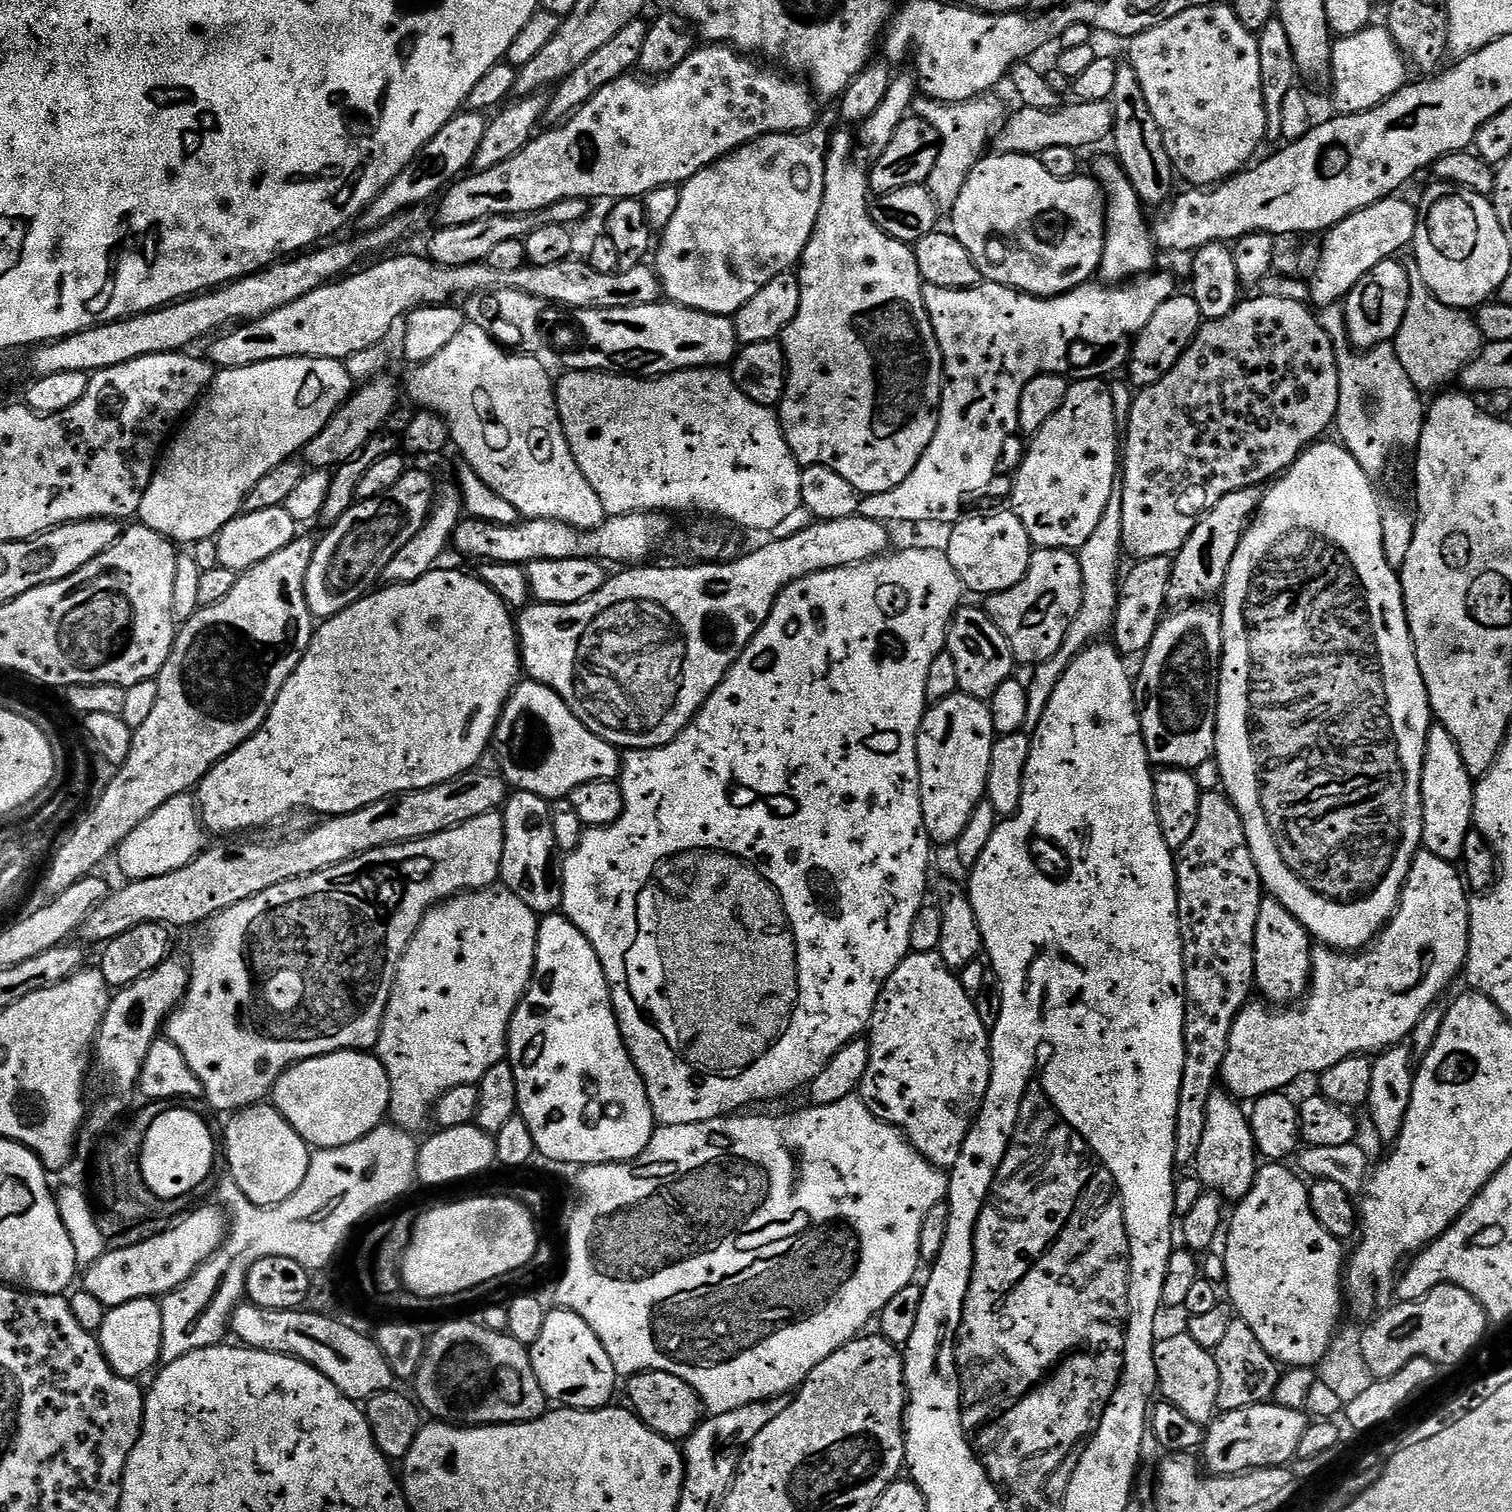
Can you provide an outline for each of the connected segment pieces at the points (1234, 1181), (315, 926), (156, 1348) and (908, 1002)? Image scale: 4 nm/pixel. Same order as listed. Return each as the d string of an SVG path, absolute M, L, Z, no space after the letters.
M1217 1090L1210 1094L1210 1102L1206 1102L1206 1130L1202 1133L1202 1142L1198 1146L1198 1154L1194 1161L1196 1176L1204 1183L1205 1189L1219 1192L1225 1201L1238 1202L1254 1186L1254 1178L1258 1171L1258 1153L1252 1137L1252 1122L1245 1105L1227 1090Z
M499 811L487 812L478 818L470 818L470 822L457 828L427 836L425 840L408 840L405 844L375 848L366 854L356 856L353 860L315 872L306 878L294 878L290 882L270 886L270 890L262 890L262 894L254 894L254 898L246 898L207 921L208 937L192 952L188 991L185 992L179 1008L166 1021L166 1039L174 1042L174 1046L178 1046L190 1070L194 1070L204 1091L203 1099L208 1100L209 1106L217 1108L220 1112L235 1114L241 1108L249 1108L251 1104L267 1101L272 1095L276 1079L291 1064L315 1056L325 1056L331 1052L375 1049L380 1037L380 1027L384 1021L384 1011L394 986L396 971L422 918L428 913L428 909L435 908L437 904L451 900L453 896L458 896L462 892L479 892L481 888L493 887L500 879L503 845L504 817Z
M155 1299L131 1300L104 1313L104 1321L98 1333L100 1348L108 1365L127 1380L140 1378L143 1372L160 1364L162 1350L162 1310Z
M939 951L912 952L897 966L894 974L890 974L890 978L884 983L878 994L878 1002L872 1011L872 1023L866 1039L868 1042L868 1065L858 1089L859 1100L868 1107L870 1114L874 1114L878 1119L885 1120L888 1124L893 1124L900 1129L907 1136L908 1141L934 1167L941 1170L951 1170L962 1154L962 1146L966 1142L968 1132L979 1113L981 1104L984 1103L984 1095L988 1093L990 1078L992 1077L992 1045L990 1043L990 1030L979 1018L975 999L966 996L966 992L960 985L959 975L946 966L946 962L940 957Z

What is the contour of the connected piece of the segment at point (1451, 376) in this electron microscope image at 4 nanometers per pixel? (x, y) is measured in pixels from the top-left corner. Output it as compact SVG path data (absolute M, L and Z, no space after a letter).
M1405 259L1403 265L1410 278L1410 302L1394 343L1410 382L1414 382L1422 394L1435 393L1448 386L1443 384L1455 381L1461 370L1479 354L1482 337L1471 311L1446 306L1428 289L1426 282L1422 282L1422 270L1418 270L1415 259Z

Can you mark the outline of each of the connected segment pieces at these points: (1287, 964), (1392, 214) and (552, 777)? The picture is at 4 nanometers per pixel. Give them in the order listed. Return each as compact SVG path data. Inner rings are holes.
M1265 898L1260 902L1258 910L1258 926L1254 934L1254 970L1256 971L1256 983L1254 985L1257 993L1261 992L1263 999L1272 1006L1288 1006L1299 1001L1307 993L1312 979L1312 950L1314 941L1308 935L1308 931L1282 906L1282 902Z
M1399 195L1388 196L1385 200L1374 202L1323 233L1324 245L1319 245L1318 259L1310 279L1310 296L1319 302L1340 302L1347 298L1358 286L1358 282L1378 262L1393 259L1403 248L1411 245L1416 233L1418 208L1415 203L1400 200Z
M528 678L516 685L500 715L491 747L496 748L499 775L513 789L538 794L549 802L566 798L586 782L616 780L622 756L615 744L598 738L566 706L561 696Z

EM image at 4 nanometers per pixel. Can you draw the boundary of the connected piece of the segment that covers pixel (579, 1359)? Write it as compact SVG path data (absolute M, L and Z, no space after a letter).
M553 1307L542 1325L538 1342L530 1346L534 1374L549 1401L566 1408L607 1408L613 1403L618 1377L610 1354L598 1342L598 1334L568 1308Z

